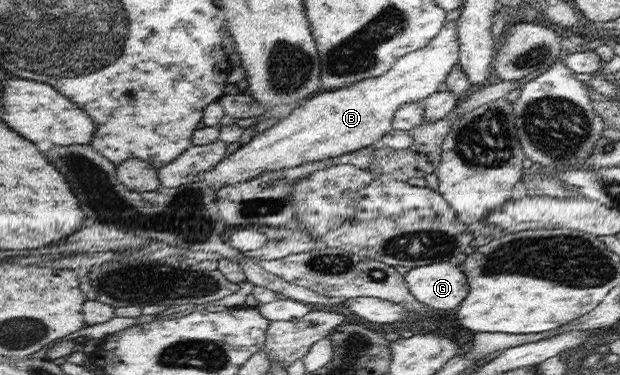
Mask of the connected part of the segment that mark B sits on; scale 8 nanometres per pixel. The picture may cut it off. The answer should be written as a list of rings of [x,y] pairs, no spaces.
[[[458,20],[445,22],[427,46],[402,56],[385,74],[332,91],[321,89],[277,124],[256,134],[232,154],[225,155],[223,160],[211,170],[202,172],[193,182],[213,188],[235,185],[268,170],[293,168],[379,144],[379,140],[392,128],[399,105],[425,102],[458,63],[460,44],[457,23]]]

